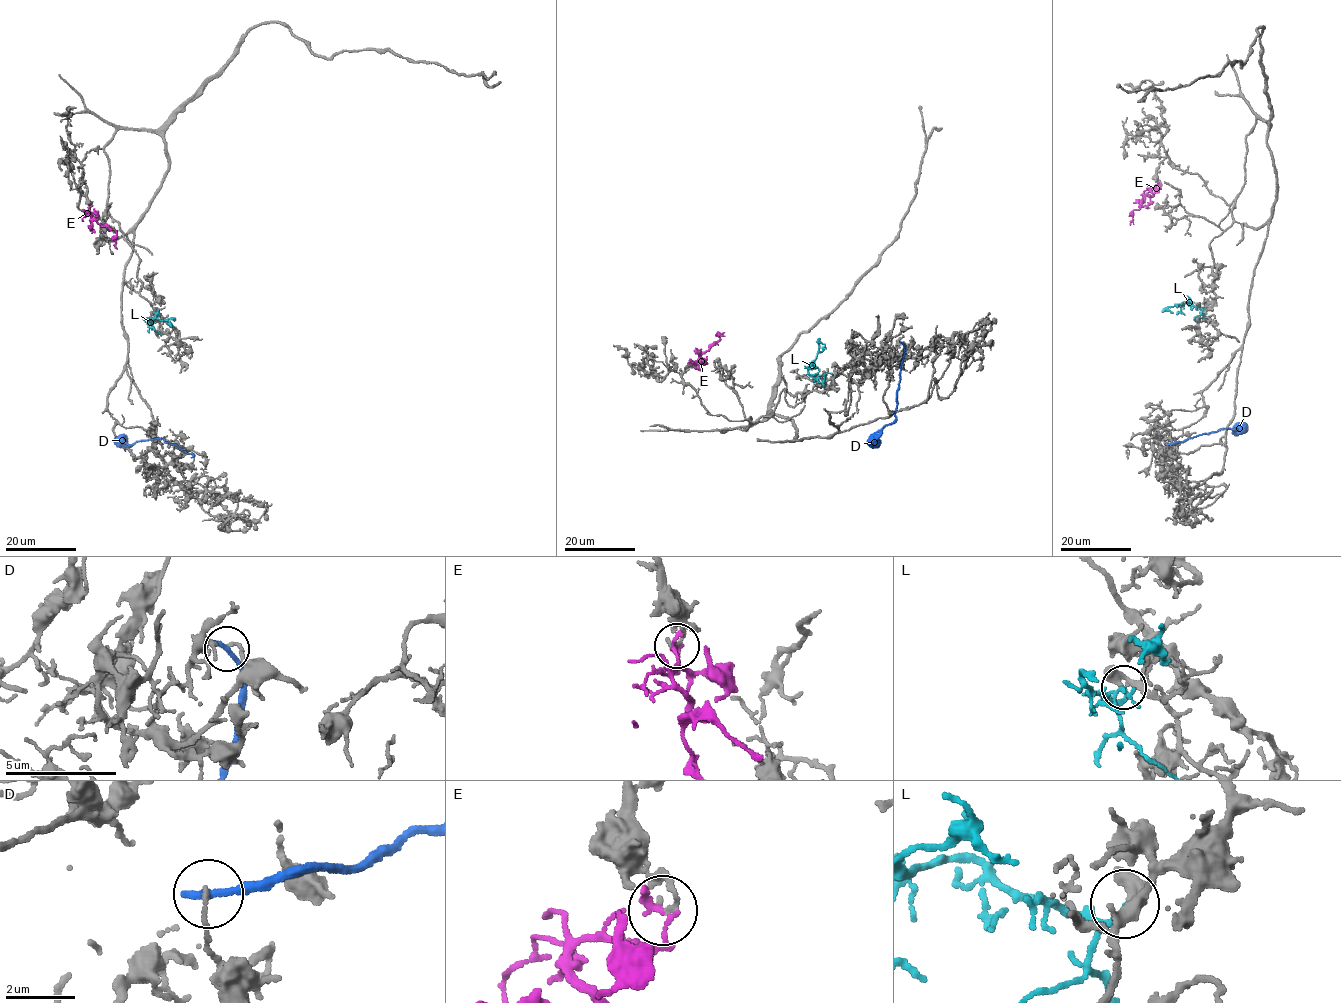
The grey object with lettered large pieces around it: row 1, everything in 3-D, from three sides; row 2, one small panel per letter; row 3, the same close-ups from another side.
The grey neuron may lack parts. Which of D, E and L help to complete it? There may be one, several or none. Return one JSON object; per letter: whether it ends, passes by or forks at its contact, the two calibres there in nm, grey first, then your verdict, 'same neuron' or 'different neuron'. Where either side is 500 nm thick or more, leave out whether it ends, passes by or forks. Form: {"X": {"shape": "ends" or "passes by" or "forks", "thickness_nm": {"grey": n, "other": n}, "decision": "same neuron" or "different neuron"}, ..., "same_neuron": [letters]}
{"D": {"shape": "ends", "thickness_nm": {"grey": 120, "other": 260}, "decision": "different neuron"}, "E": {"shape": "ends", "thickness_nm": {"grey": 160, "other": 170}, "decision": "different neuron"}, "L": {"shape": "ends", "thickness_nm": {"grey": 360, "other": 180}, "decision": "same neuron"}, "same_neuron": ["L"]}

